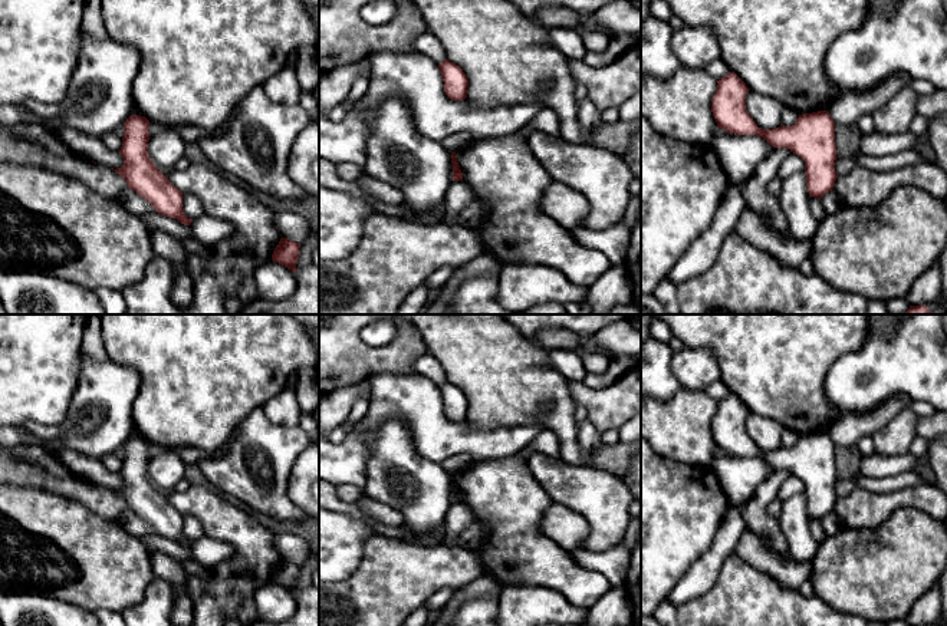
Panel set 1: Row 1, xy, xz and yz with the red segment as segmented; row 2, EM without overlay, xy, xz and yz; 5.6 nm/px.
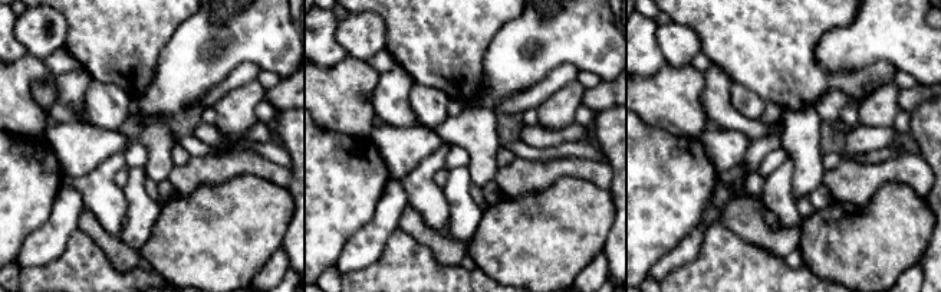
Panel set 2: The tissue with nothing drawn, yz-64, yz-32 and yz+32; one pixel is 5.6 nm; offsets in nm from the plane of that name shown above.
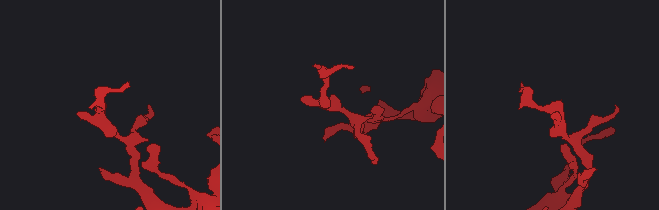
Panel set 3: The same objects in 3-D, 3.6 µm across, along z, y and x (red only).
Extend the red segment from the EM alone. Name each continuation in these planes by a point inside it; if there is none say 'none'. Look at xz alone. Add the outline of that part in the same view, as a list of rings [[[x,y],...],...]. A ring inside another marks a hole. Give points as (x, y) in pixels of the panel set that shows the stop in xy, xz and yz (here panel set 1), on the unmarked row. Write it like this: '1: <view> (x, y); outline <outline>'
none

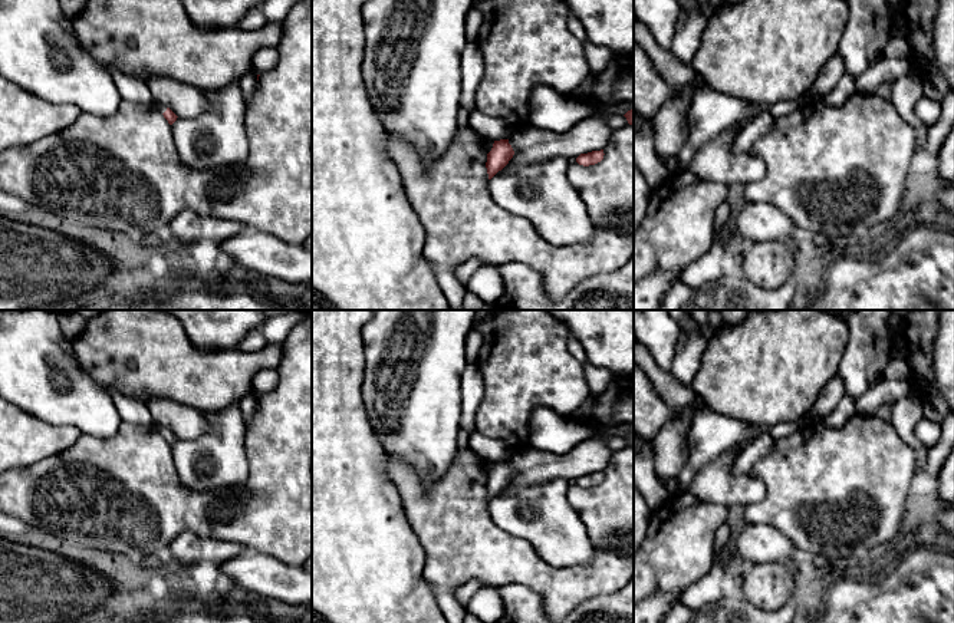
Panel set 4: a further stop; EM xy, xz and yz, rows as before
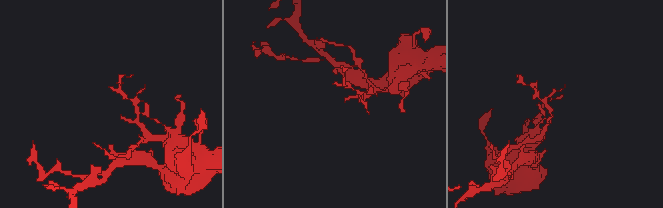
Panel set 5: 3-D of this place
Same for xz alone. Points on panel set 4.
none

